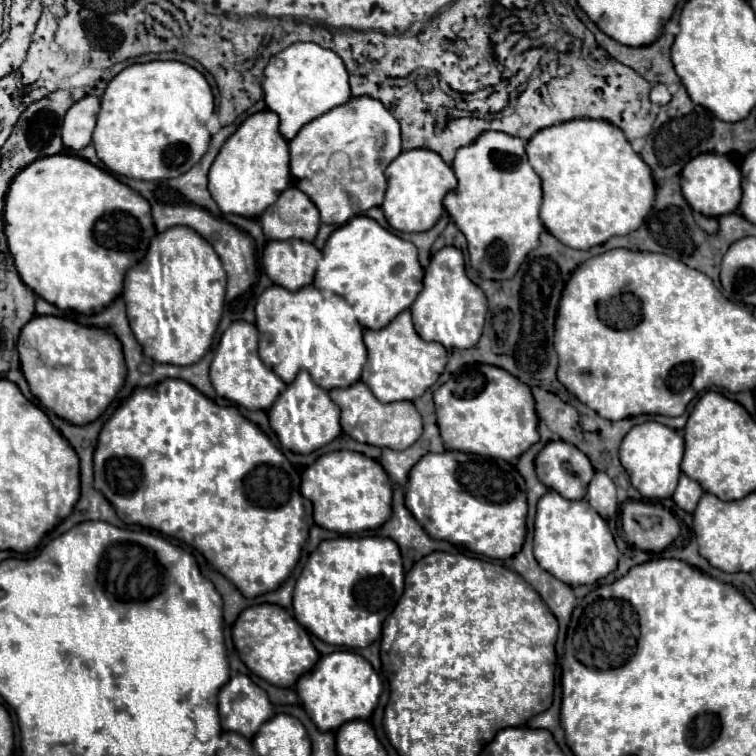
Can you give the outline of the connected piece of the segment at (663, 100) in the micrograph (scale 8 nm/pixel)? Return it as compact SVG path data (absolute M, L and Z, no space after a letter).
M655 84L655 86L651 88L651 102L653 102L653 104L665 106L669 100L671 100L671 94L667 92L667 86L665 86L665 84Z

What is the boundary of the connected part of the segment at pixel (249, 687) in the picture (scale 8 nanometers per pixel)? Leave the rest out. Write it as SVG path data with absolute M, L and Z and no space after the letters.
M235 674L219 690L219 716L223 730L239 732L251 740L259 726L273 716L273 706L267 692L249 676Z

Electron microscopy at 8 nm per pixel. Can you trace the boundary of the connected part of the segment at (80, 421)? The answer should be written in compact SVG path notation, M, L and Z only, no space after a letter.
M59 316L31 318L21 330L17 350L31 394L59 418L77 426L89 424L103 414L127 374L123 346L113 332L79 326Z

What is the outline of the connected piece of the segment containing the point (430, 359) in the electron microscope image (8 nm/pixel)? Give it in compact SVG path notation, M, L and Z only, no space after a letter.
M403 310L389 326L381 330L365 330L363 332L367 346L367 364L361 380L371 388L371 392L381 402L397 402L397 400L415 400L427 388L431 388L447 364L447 352L437 342L425 342L413 328L411 312Z

